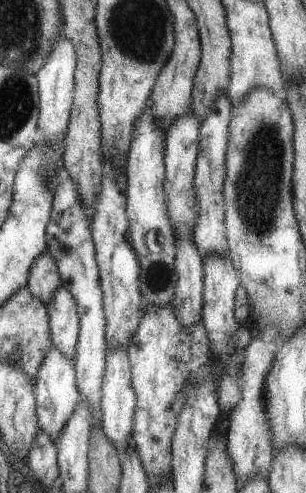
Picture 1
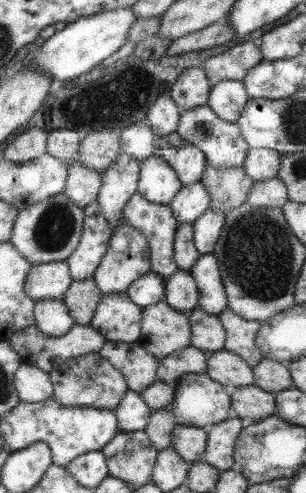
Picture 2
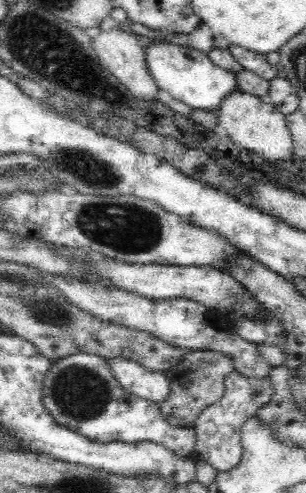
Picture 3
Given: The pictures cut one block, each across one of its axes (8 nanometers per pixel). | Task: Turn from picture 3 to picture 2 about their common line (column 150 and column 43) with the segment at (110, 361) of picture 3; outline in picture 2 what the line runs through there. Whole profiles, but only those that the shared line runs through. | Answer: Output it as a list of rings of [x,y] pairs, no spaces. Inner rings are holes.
[[[21,364],[15,372],[15,388],[21,402],[45,402],[53,396],[53,384],[47,372]]]

